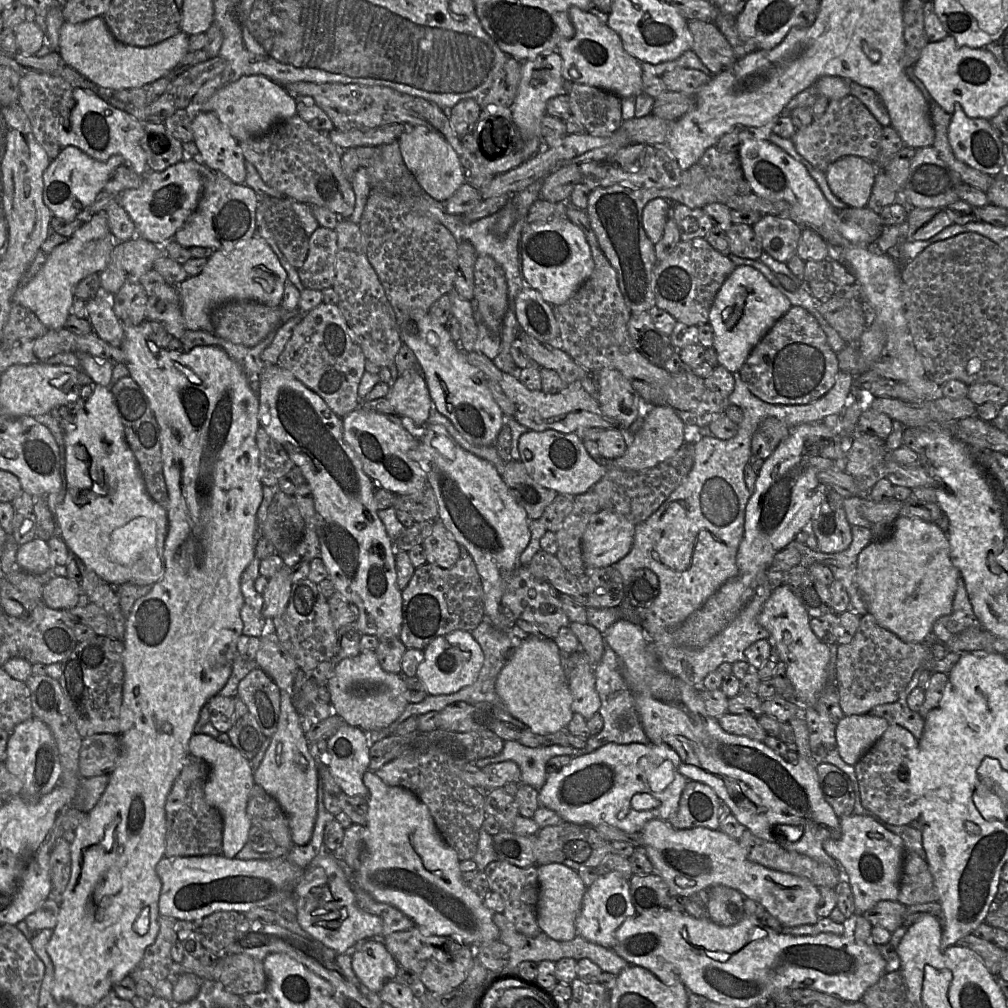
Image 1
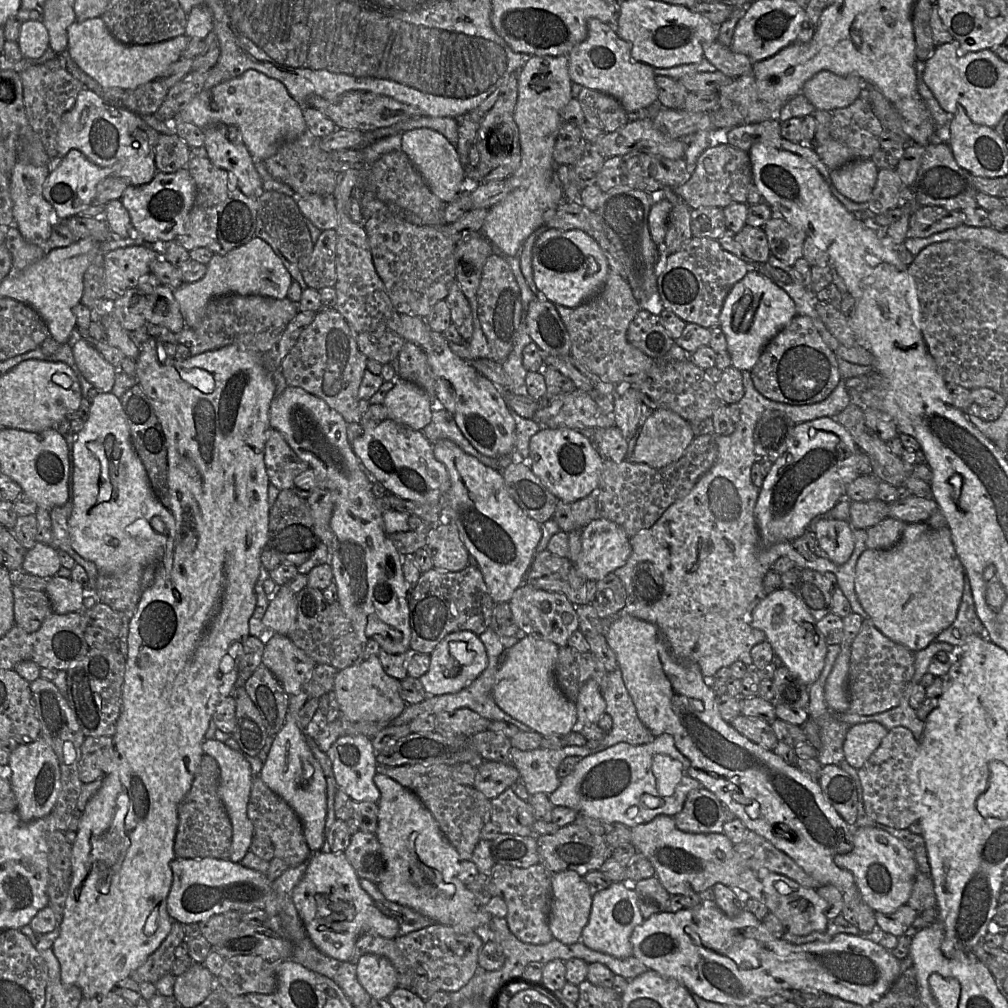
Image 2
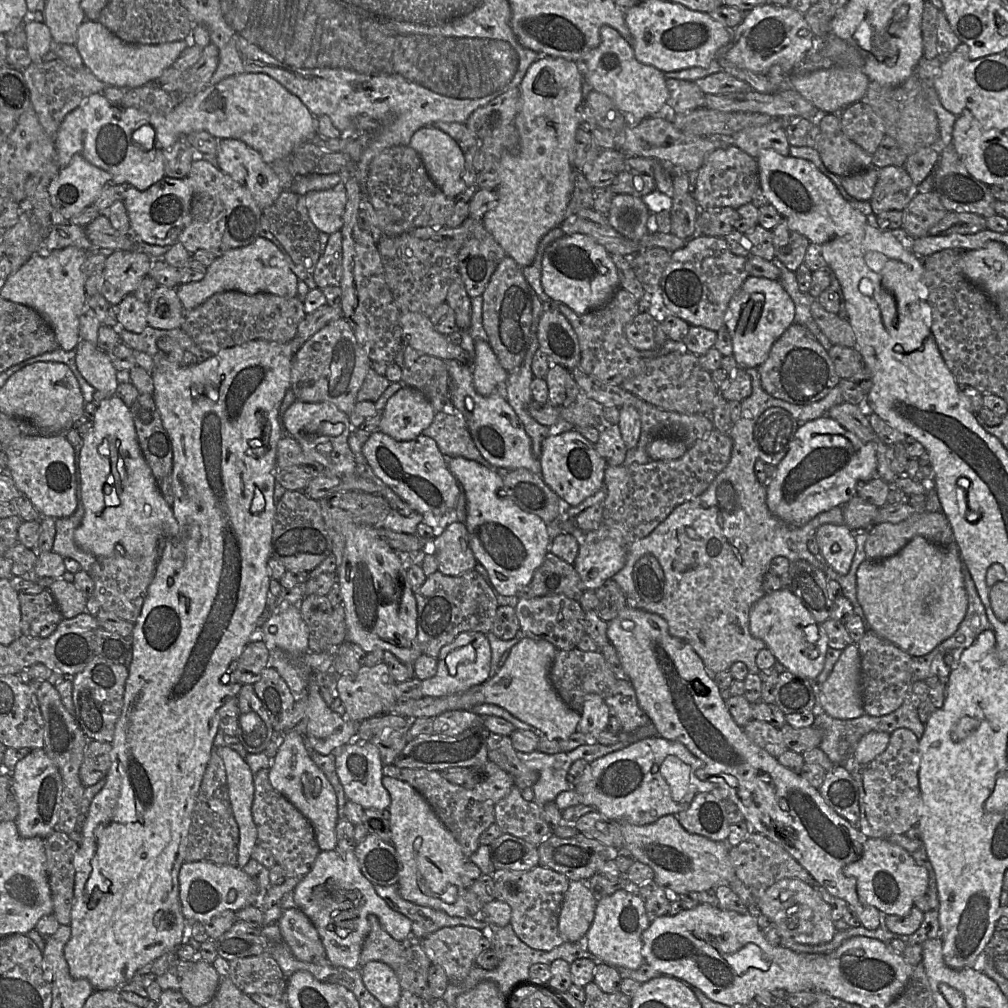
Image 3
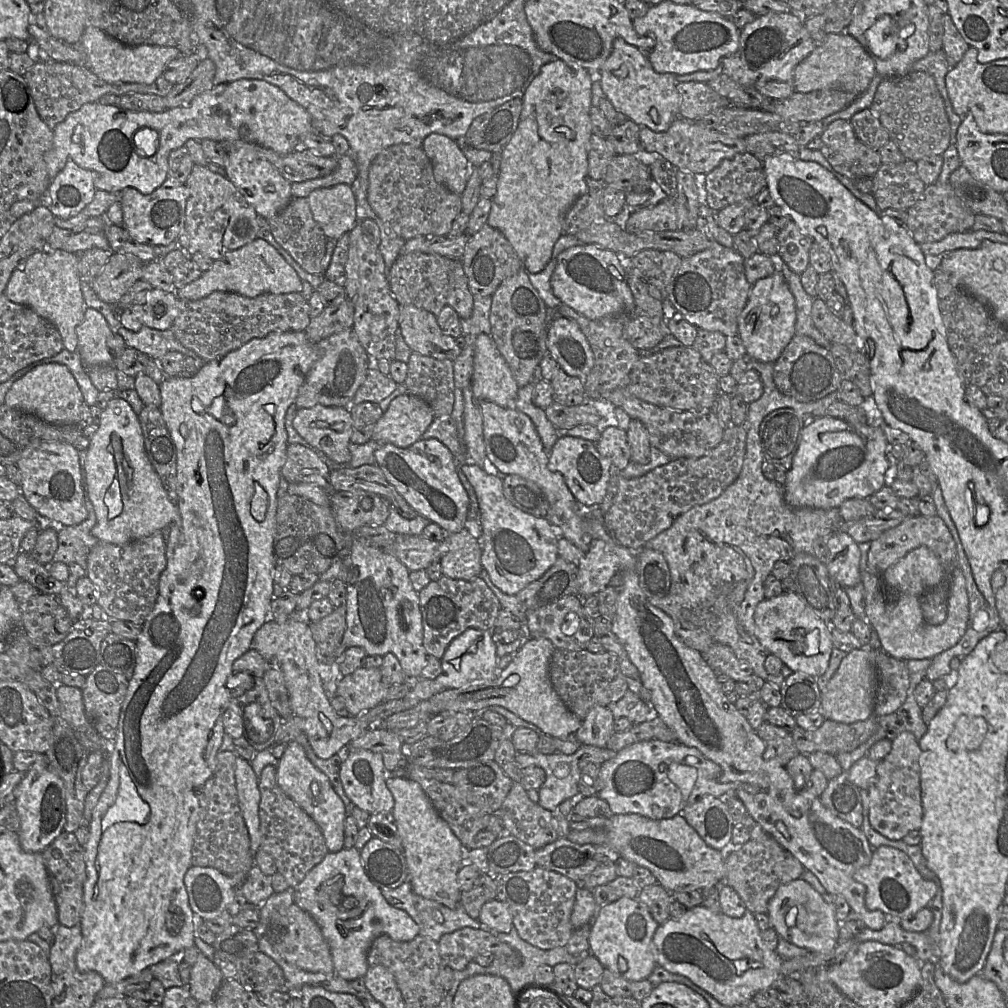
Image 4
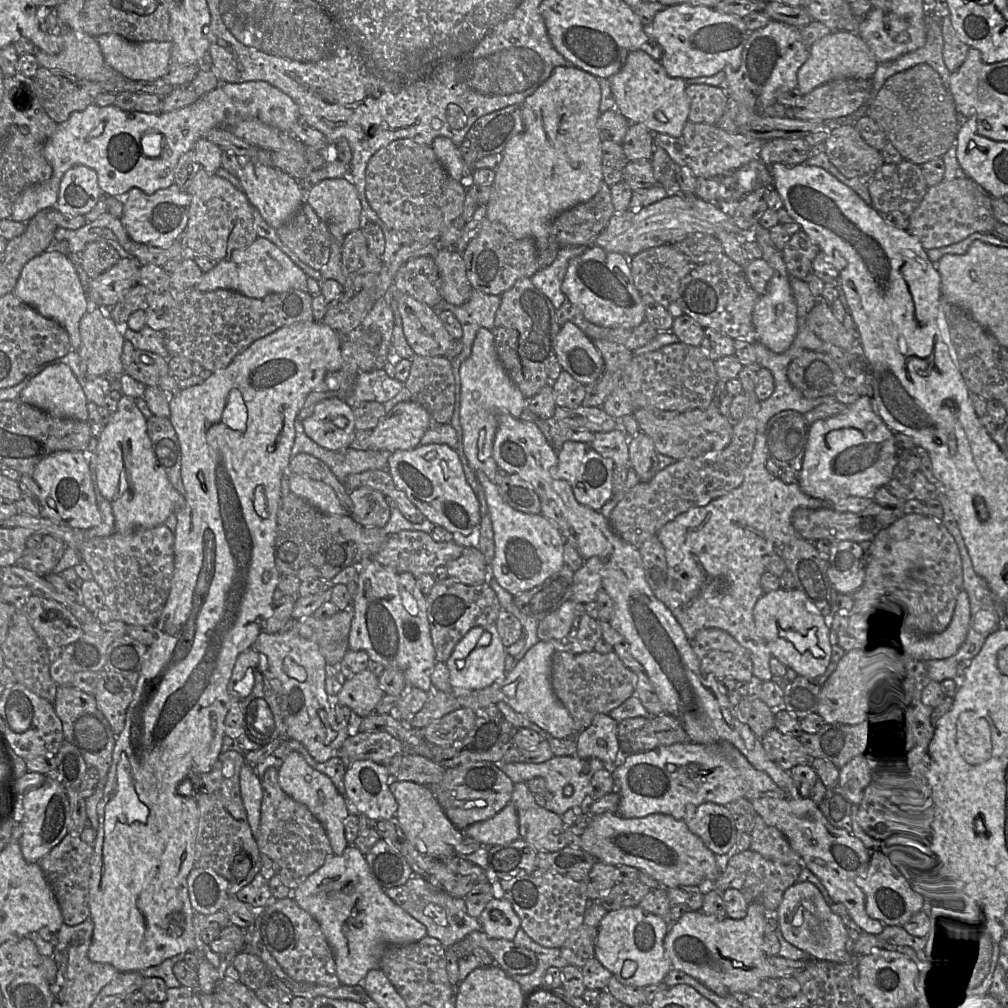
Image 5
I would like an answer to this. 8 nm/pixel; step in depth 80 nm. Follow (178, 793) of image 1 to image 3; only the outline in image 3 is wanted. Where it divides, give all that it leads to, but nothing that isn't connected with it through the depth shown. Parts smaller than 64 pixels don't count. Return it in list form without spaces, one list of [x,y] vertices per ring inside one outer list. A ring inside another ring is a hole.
[[[213,750],[207,764],[189,827],[185,862],[207,861],[218,865],[238,866],[239,828],[234,818],[222,758]]]

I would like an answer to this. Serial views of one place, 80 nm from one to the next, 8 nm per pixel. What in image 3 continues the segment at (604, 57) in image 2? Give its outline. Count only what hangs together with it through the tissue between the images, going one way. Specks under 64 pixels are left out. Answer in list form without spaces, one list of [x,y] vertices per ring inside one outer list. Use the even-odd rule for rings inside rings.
[[[601,27],[600,38],[599,45],[578,63],[584,82],[592,90],[609,97],[621,112],[633,119],[633,123],[653,116],[668,118],[671,111],[666,109],[669,91],[665,73],[639,62],[632,46],[612,27]]]

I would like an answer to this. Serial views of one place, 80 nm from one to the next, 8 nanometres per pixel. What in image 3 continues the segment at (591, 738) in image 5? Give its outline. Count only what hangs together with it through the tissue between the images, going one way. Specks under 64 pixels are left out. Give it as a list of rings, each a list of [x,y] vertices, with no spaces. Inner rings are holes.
[[[588,694],[584,698],[577,731],[588,738],[595,738],[600,732],[607,729],[610,716],[605,699],[598,694]]]

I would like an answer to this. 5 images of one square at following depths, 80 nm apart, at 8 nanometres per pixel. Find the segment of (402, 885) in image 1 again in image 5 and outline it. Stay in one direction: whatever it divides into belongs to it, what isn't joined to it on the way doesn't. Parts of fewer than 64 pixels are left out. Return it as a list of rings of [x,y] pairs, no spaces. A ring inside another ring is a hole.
[[[392,779],[390,790],[398,803],[394,819],[420,852],[435,858],[456,855],[455,848],[462,841],[464,832],[457,829],[447,818],[428,786]]]

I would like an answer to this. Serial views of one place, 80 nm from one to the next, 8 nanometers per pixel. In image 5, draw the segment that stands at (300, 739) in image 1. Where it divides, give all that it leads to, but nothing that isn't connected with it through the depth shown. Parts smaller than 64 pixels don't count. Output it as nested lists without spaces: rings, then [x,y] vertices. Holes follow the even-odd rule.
[[[296,751],[283,760],[278,769],[278,780],[281,789],[295,801],[305,805],[313,816],[323,825],[330,841],[333,853],[341,855],[349,846],[345,838],[345,820],[350,812],[343,796],[338,792],[331,779],[312,768]]]

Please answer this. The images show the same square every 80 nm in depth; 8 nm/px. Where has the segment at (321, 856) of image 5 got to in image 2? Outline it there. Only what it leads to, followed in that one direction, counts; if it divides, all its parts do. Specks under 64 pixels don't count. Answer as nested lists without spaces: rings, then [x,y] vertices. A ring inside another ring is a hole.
[[[259,775],[253,778],[247,814],[255,833],[266,837],[272,843],[275,857],[285,861],[289,867],[297,867],[309,860],[312,851],[305,839],[299,816],[284,799],[263,782]]]

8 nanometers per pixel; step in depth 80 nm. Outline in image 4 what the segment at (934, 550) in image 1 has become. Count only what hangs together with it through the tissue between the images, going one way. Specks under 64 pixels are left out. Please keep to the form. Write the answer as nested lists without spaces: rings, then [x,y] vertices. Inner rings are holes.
[[[920,546],[911,550],[895,564],[887,568],[881,576],[872,574],[867,570],[862,572],[861,583],[864,588],[864,609],[869,619],[870,626],[878,635],[881,649],[887,654],[903,661],[910,659],[933,659],[936,655],[958,644],[965,633],[969,617],[969,602],[965,579],[960,570],[959,562],[958,567],[954,569],[949,580],[947,617],[945,621],[938,625],[931,625],[925,621],[922,615],[920,606],[921,597],[943,580],[944,567],[934,552],[926,546]]]

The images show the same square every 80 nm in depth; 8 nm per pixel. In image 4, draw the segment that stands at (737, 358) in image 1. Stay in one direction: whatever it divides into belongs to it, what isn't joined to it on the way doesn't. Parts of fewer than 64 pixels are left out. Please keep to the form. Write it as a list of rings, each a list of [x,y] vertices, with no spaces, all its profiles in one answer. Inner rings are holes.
[[[776,271],[765,278],[752,284],[748,301],[738,316],[738,336],[741,338],[745,349],[746,358],[761,362],[774,363],[789,344],[795,333],[796,308],[794,297],[780,271]]]

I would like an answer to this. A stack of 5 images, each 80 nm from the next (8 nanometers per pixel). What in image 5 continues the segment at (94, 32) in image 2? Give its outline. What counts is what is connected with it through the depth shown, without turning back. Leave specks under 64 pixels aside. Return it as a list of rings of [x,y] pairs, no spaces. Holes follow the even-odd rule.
[[[115,34],[96,37],[105,62],[124,79],[154,81],[163,76],[171,61],[171,42],[129,42]]]

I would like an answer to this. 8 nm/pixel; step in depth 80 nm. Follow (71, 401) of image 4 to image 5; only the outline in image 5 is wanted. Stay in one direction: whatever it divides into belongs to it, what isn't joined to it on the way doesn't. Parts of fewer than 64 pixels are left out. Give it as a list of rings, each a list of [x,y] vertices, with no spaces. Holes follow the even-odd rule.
[[[55,364],[32,378],[19,400],[59,418],[88,420],[88,400],[71,368]]]

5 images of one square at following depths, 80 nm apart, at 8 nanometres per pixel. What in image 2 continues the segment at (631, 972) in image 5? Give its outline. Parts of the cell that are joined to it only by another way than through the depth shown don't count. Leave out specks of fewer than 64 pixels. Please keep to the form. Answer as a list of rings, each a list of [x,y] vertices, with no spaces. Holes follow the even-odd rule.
[[[627,881],[613,882],[609,887],[592,896],[589,920],[582,930],[580,940],[594,951],[619,959],[629,958],[633,956],[631,934],[635,927],[642,924],[644,920],[631,883]]]

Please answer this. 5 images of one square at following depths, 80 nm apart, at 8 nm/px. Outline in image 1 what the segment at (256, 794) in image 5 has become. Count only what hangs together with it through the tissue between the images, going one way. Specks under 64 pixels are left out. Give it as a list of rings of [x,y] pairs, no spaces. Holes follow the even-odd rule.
[[[204,734],[192,735],[189,741],[189,753],[204,760],[209,766],[209,774],[204,784],[204,798],[210,806],[220,812],[223,818],[223,856],[235,858],[246,845],[252,827],[247,815],[249,796],[255,784],[251,761],[232,745],[225,745]]]

